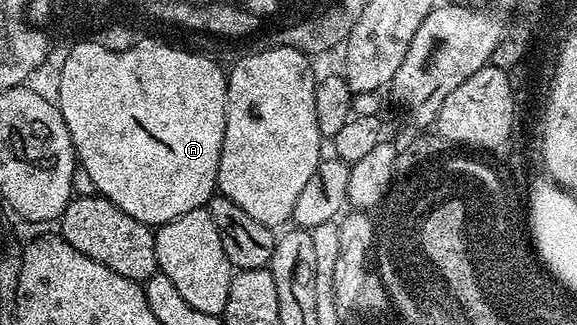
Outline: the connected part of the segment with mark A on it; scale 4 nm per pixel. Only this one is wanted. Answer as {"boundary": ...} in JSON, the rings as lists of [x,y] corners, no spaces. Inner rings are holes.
{"boundary":[[[157,38],[153,44],[143,44],[136,52],[124,52],[124,56],[112,56],[112,52],[104,52],[104,48],[92,48],[92,44],[84,44],[84,48],[76,48],[68,59],[68,68],[63,68],[60,103],[58,105],[62,118],[70,130],[72,145],[76,148],[76,159],[79,167],[90,178],[94,178],[97,193],[104,196],[114,206],[118,206],[130,218],[138,218],[138,222],[149,226],[159,226],[186,214],[195,208],[203,208],[217,191],[216,175],[218,162],[222,154],[222,142],[226,134],[226,110],[228,109],[228,78],[225,69],[220,69],[208,56],[200,52],[187,52],[184,48],[175,48],[172,44],[164,44]]]}

